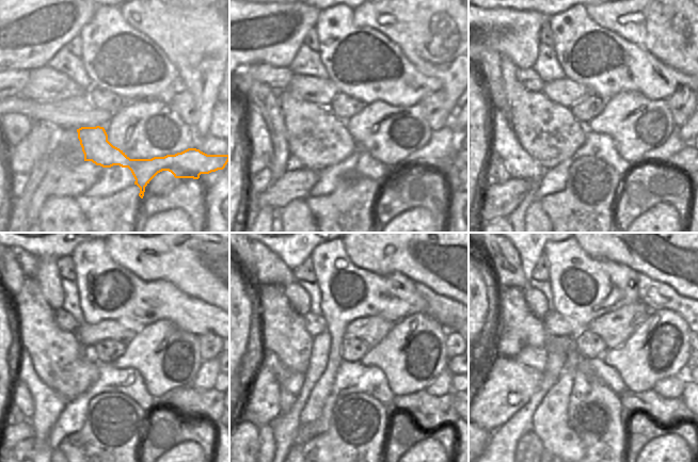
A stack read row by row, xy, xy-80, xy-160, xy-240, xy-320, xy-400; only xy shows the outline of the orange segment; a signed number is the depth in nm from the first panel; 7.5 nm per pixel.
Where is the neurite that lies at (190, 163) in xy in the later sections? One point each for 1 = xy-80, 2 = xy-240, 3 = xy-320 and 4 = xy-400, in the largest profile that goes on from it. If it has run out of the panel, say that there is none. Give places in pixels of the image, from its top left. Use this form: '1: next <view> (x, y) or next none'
1: next xy-80 (318, 139)
2: next xy-240 (58, 356)
3: next xy-320 (282, 329)
4: next xy-400 (514, 315)

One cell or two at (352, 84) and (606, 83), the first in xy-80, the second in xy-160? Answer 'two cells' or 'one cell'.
one cell

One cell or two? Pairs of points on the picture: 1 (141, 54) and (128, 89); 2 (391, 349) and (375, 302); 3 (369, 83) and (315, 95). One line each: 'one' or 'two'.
1: one
2: two
3: two

